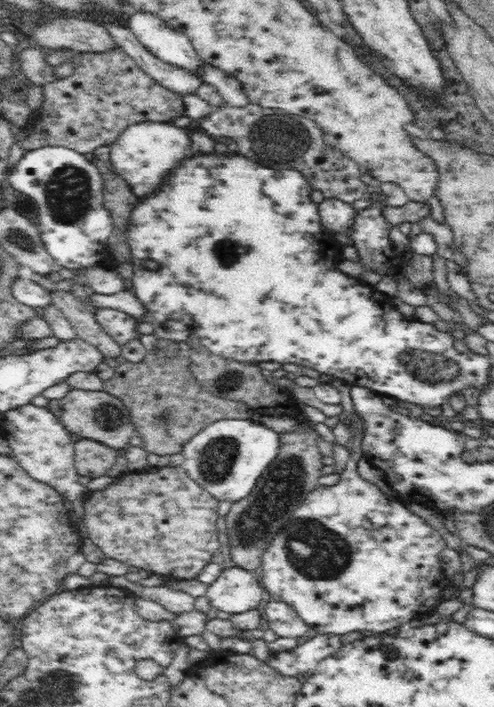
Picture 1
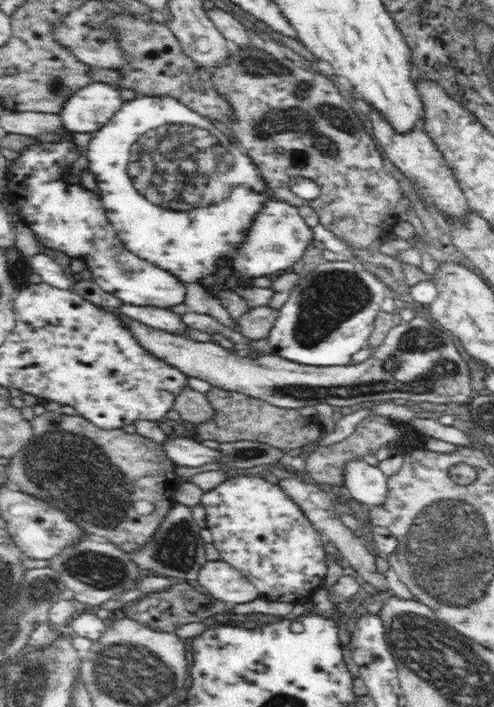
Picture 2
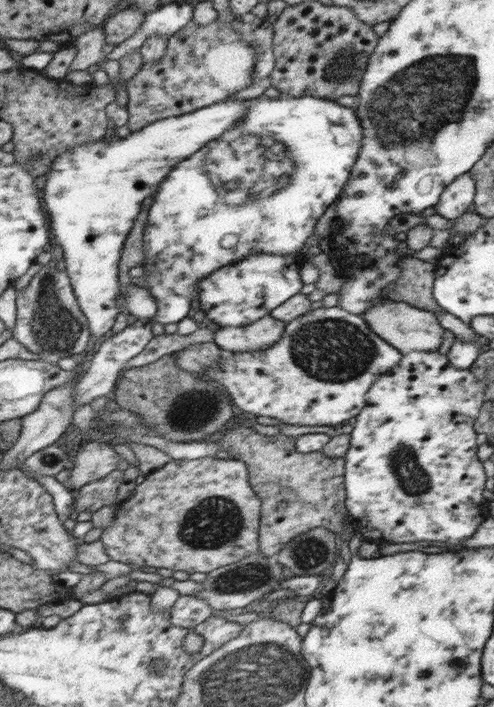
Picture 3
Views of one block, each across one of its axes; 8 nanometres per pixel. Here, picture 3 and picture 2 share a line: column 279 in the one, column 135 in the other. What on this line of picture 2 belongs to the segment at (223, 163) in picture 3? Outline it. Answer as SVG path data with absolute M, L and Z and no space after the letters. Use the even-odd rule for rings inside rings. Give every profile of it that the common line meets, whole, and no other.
M136 96L134 100L124 102L112 120L94 134L86 156L90 162L90 172L96 176L100 200L110 226L116 228L126 248L138 258L148 260L150 264L168 270L176 278L188 282L196 282L202 276L208 276L214 272L216 264L224 264L224 260L232 256L234 244L246 238L246 226L250 226L250 220L268 198L260 178L262 172L252 164L240 142L232 144L210 120L202 118L174 98Z

